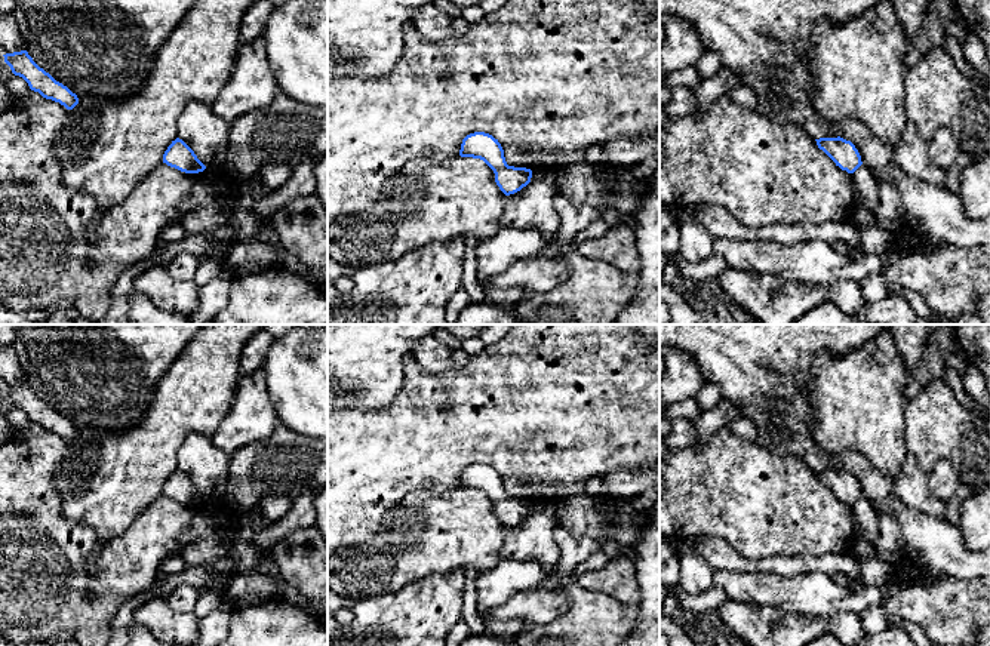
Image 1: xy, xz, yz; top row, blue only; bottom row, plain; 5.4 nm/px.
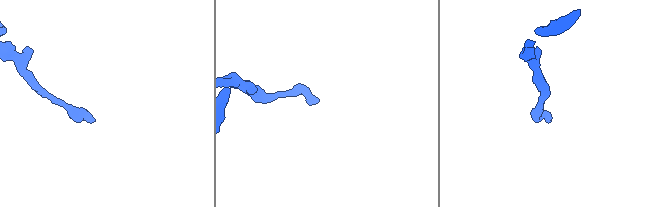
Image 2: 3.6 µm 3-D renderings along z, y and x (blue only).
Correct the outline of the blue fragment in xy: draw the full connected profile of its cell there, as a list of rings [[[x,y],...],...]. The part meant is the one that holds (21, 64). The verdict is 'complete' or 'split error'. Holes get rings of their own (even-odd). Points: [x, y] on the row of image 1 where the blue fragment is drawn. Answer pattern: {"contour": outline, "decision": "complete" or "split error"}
{"contour": [[[27,50],[6,53],[3,56],[12,73],[22,77],[31,90],[39,92],[46,99],[59,102],[67,110],[73,110],[79,104],[77,95],[40,68]]], "decision": "complete"}

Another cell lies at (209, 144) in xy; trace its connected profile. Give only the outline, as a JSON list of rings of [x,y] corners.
[[[191,101],[182,110],[176,123],[176,138],[182,139],[209,169],[221,169],[231,124],[221,120],[212,107]]]

